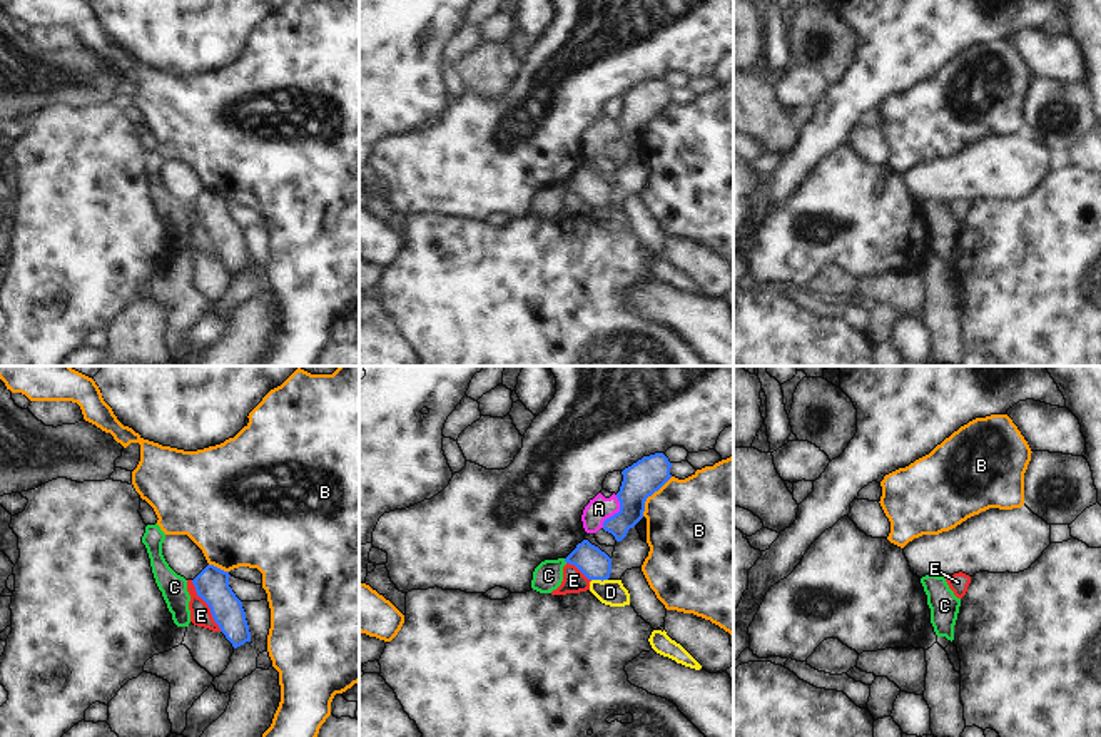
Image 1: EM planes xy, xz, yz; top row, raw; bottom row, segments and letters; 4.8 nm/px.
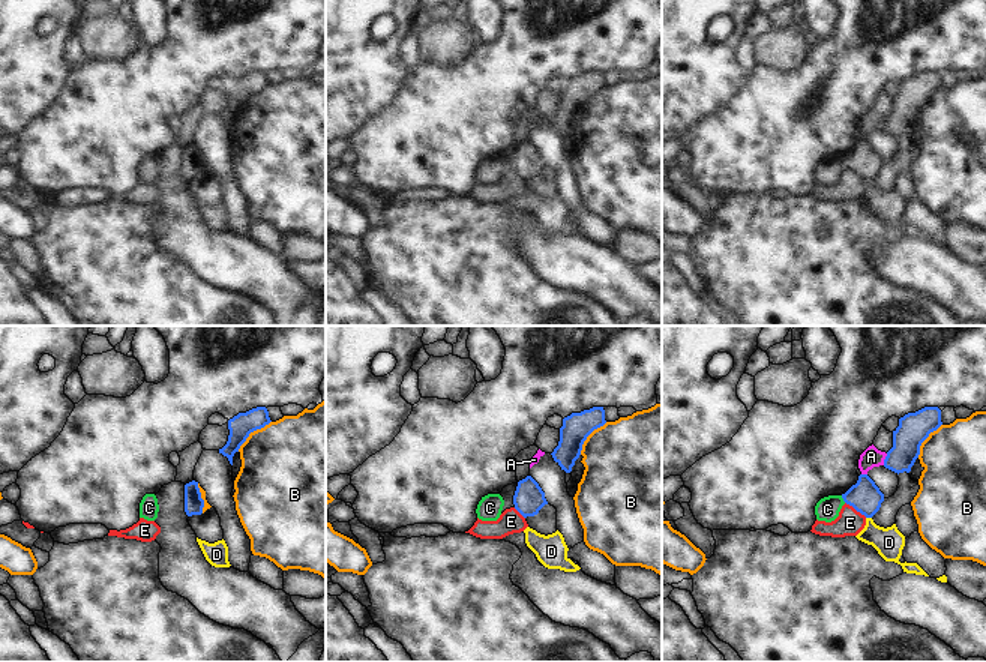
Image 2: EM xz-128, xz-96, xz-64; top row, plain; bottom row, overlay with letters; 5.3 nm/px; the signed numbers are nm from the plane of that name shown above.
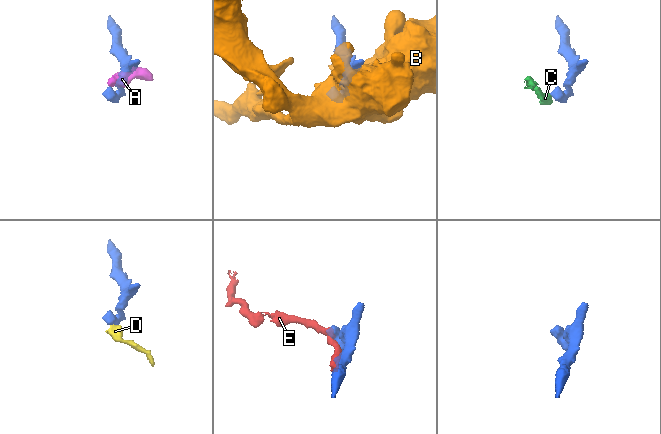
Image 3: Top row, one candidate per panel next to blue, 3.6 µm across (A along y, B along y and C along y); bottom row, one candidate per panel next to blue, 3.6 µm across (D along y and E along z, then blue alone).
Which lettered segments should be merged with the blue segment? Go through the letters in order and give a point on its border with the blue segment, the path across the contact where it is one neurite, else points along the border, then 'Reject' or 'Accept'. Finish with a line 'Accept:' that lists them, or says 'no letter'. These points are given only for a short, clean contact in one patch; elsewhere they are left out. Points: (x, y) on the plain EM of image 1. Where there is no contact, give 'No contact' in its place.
A: Touches blue at xz (615, 139). Boundary: xz (617, 121), (618, 136), (602, 152). Reject
B: Touches blue at xz (650, 121). Reject
C: Touches blue at xz (565, 186). Boundary: xz (563, 184), (567, 188). Reject
D: Touches blue at xz (600, 204). Boundary: xz (592, 204), (607, 206). Reject
E: Touches blue at xy (208, 229). Boundary: xy (191, 206), (196, 219), (208, 231), (213, 246), (221, 256). Reject
Accept: no letter

